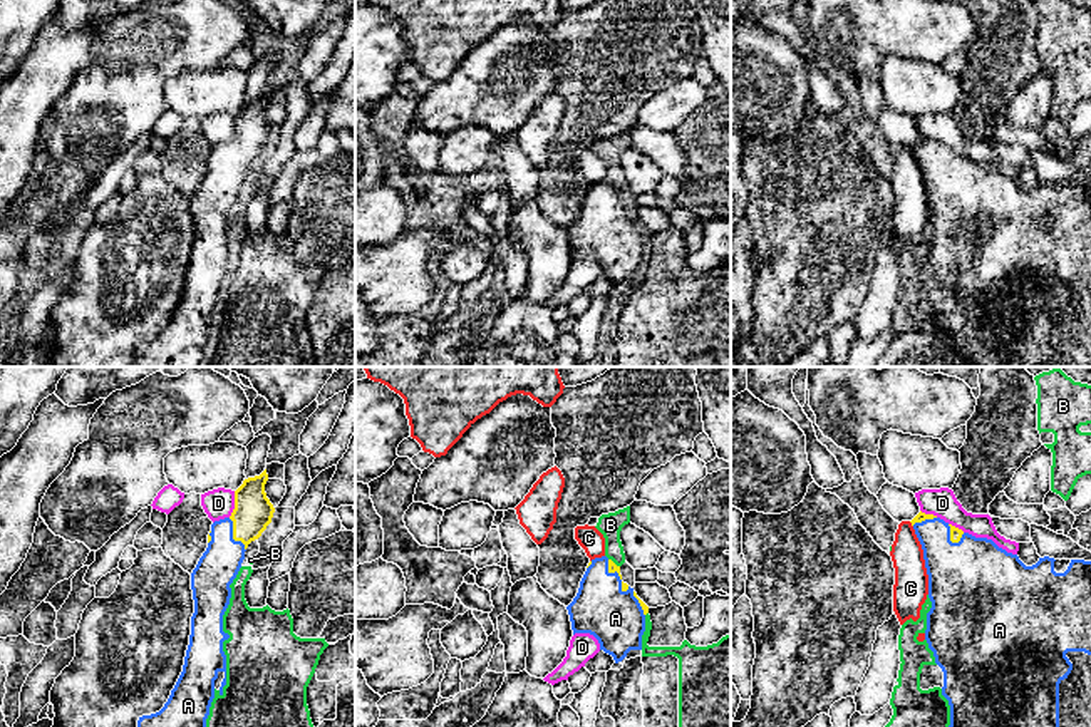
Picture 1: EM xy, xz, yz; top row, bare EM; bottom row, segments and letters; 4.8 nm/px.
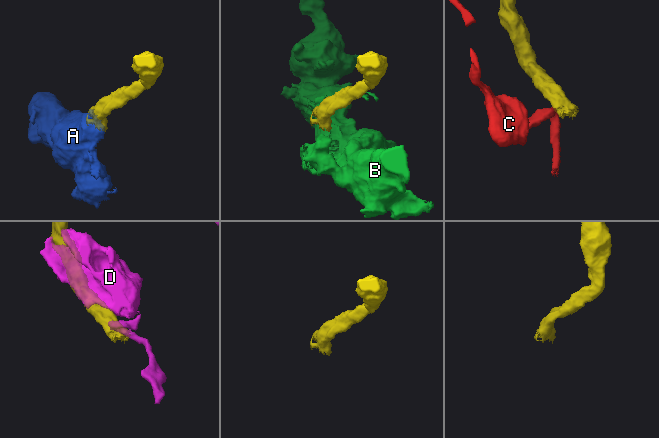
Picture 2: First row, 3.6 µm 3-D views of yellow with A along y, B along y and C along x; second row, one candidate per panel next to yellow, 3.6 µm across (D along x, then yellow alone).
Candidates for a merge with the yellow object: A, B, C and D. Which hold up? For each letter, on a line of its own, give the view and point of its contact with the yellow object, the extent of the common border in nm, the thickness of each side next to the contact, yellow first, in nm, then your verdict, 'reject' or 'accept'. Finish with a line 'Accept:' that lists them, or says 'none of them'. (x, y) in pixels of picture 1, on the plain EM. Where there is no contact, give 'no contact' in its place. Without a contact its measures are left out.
A: meets yellow in xy at (233, 161); contact 180 nm long; 190 nm thick on the yellow side, 190 nm on the other; accept
B: meets yellow in xz at (612, 186); contact 70 nm long; 50 nm thick on the yellow side, 120 nm on the other; reject
C: meets yellow in yz at (912, 149); contact 40 nm long; 50 nm thick on the yellow side, 160 nm on the other; reject
D: meets yellow in xy at (235, 129); contact 130 nm long; 190 nm thick on the yellow side, 140 nm on the other; reject
Accept: A

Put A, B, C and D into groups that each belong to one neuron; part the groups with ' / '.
A / B / C / D

